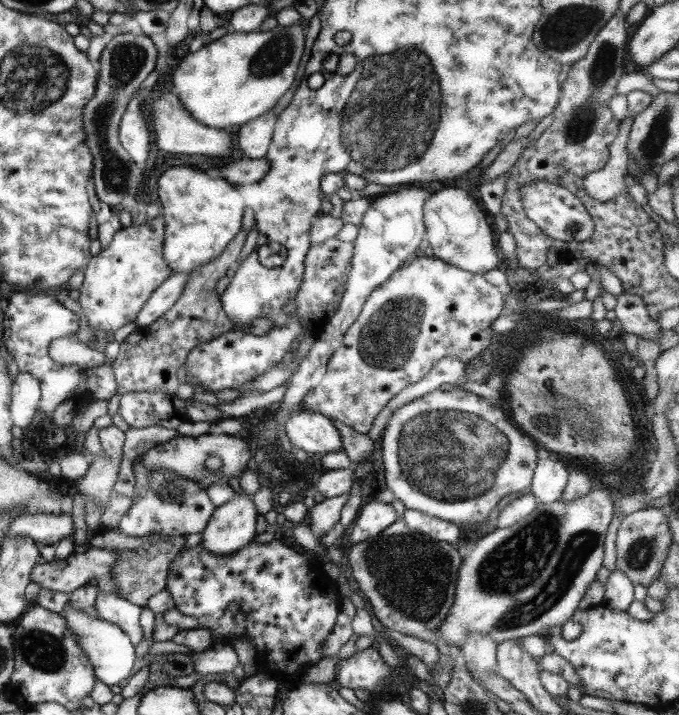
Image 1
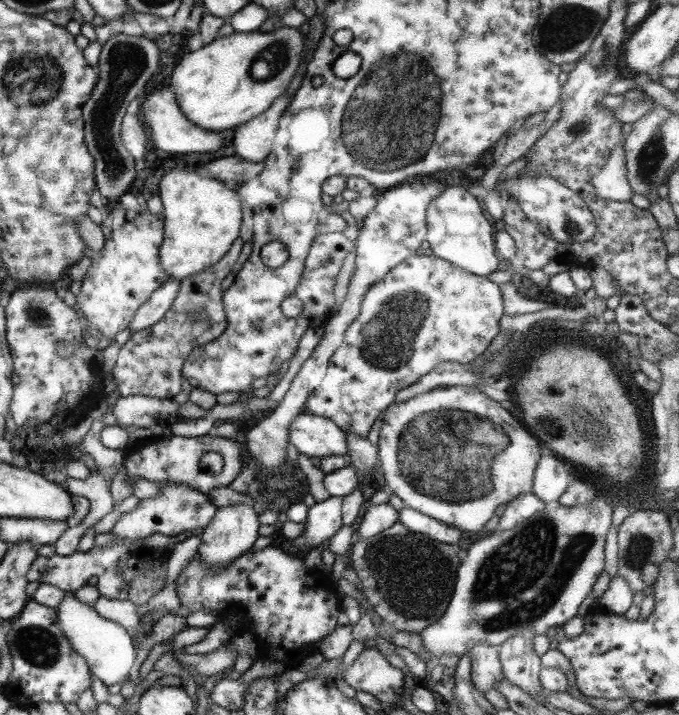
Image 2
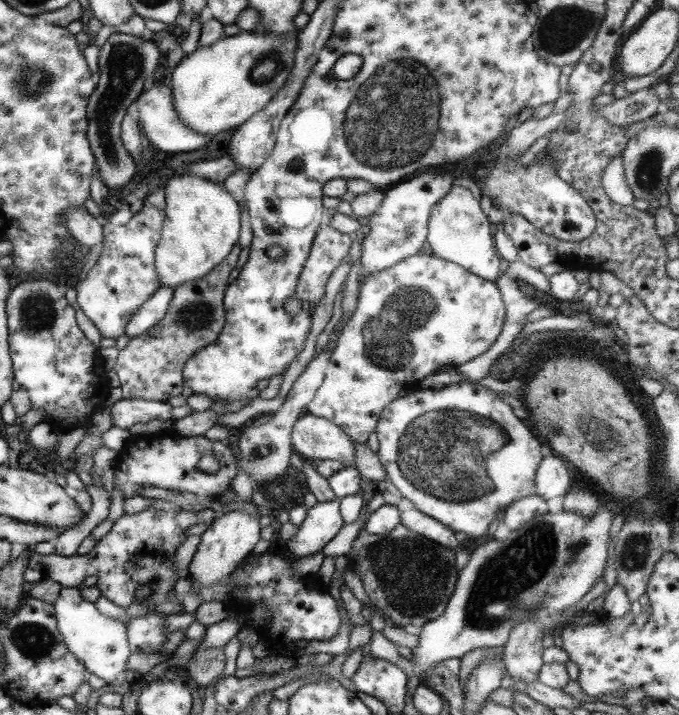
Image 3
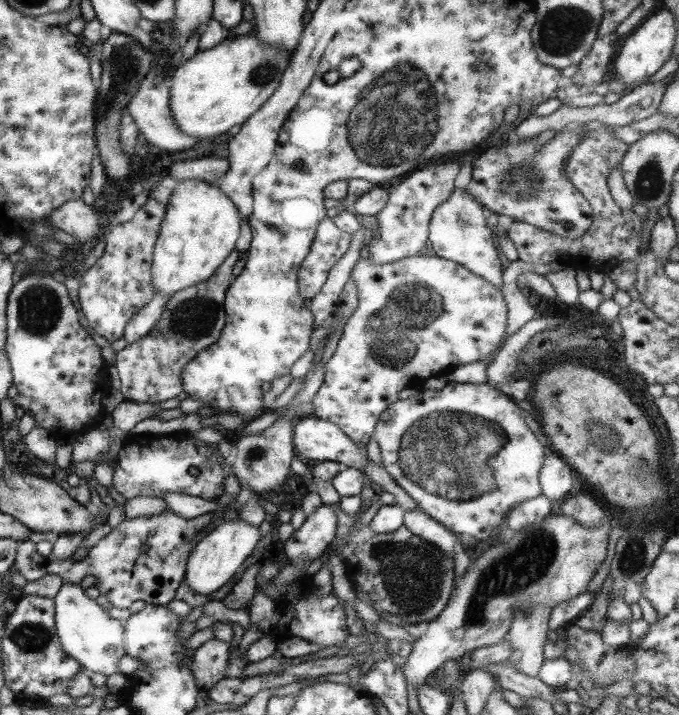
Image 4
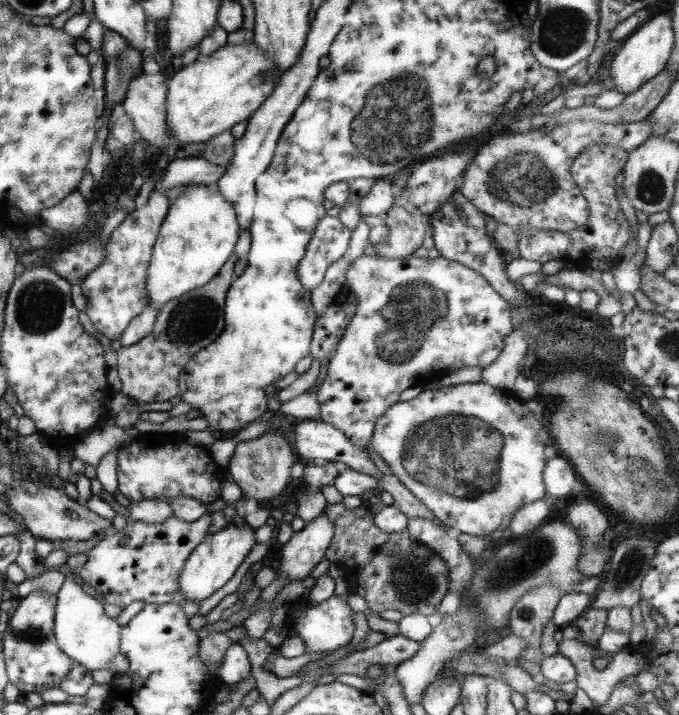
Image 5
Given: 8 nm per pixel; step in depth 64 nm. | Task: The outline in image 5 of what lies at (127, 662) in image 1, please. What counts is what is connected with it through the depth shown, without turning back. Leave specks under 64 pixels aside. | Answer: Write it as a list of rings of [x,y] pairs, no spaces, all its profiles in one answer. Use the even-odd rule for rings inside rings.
[[[63,573],[64,580],[56,594],[54,606],[54,637],[59,650],[63,651],[72,661],[92,671],[109,671],[109,662],[120,652],[121,627],[115,618],[103,613],[102,604],[96,597],[83,592],[81,586],[73,581],[73,574]]]

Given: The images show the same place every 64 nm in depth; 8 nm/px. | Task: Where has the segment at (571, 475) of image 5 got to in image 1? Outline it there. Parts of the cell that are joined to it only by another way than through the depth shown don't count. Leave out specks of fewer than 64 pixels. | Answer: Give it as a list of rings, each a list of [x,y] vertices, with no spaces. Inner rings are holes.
[[[551,456],[537,460],[529,486],[535,502],[546,505],[561,499],[567,477],[568,469],[563,461],[557,461]]]

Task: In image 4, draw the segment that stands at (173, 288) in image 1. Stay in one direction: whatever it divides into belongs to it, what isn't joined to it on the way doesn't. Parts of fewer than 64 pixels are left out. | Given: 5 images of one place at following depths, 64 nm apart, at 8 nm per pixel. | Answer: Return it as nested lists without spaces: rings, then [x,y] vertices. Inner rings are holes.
[[[161,294],[154,295],[152,300],[149,300],[137,314],[128,320],[122,335],[127,344],[135,343],[135,340],[143,338],[147,332],[151,331],[163,314],[165,303],[168,303],[169,298],[169,296],[161,296]]]

